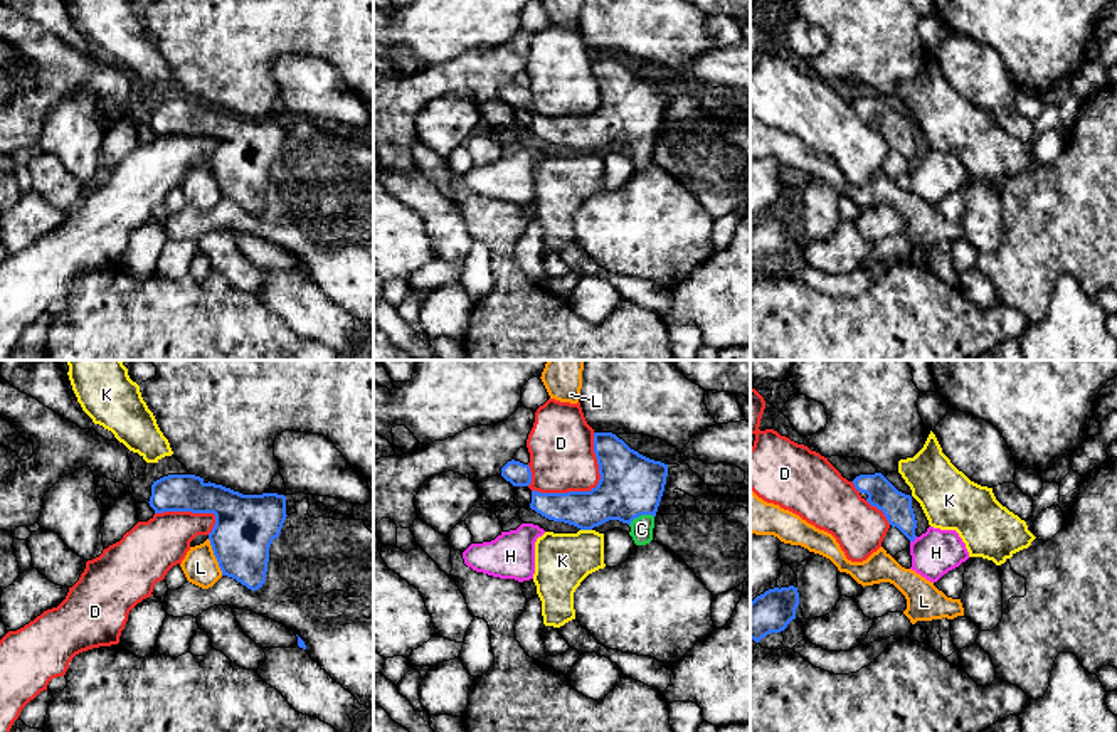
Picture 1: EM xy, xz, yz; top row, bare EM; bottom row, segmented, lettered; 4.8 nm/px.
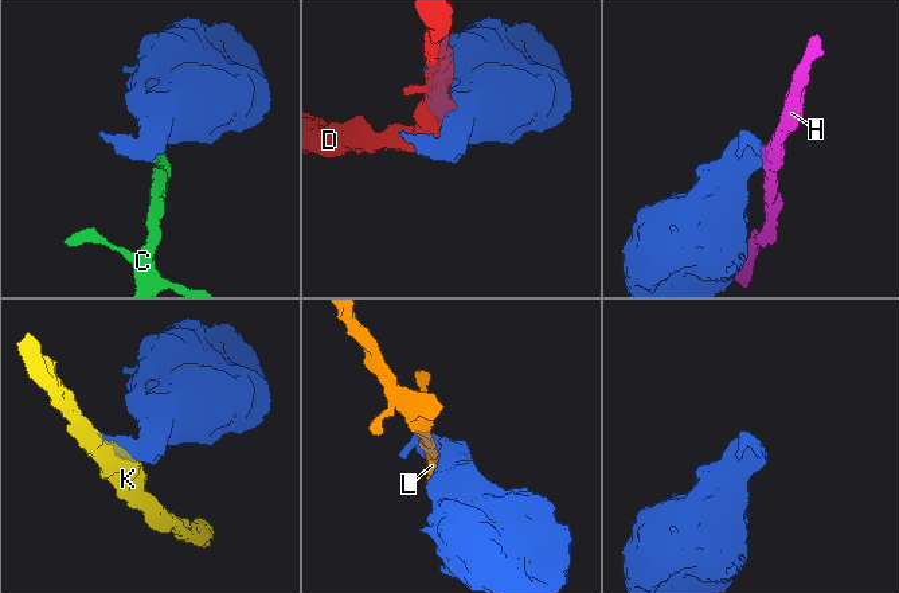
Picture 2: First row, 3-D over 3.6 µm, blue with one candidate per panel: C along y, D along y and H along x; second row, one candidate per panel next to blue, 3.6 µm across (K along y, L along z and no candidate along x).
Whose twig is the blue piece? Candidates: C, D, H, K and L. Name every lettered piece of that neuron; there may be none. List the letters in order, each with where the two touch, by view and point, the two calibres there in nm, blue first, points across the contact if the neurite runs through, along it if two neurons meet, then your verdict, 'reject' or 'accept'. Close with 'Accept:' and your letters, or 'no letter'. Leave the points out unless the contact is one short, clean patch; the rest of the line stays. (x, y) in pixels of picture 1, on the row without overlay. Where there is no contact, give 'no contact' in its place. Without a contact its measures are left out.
C: meets blue in xz at (640, 138); 300 nm thick on the blue side, 110 nm on the other; runs through xz (631, 108), (631, 118), (640, 138), (641, 152); accept
D: meets blue in xz at (591, 113); 300 nm thick on the blue side, 320 nm on the other; reject
H: meets blue in yz at (914, 162); 140 nm thick on the blue side, 220 nm on the other; border along yz (915, 159), (910, 165); reject
K: meets blue in xz at (586, 152); 260 nm thick on the blue side, 280 nm on the other; border along xz (581, 152), (591, 153); reject
L: meets blue in xy at (216, 180); 300 nm thick on the blue side, 170 nm on the other; border along xy (207, 162), (222, 197); reject
Accept: C

